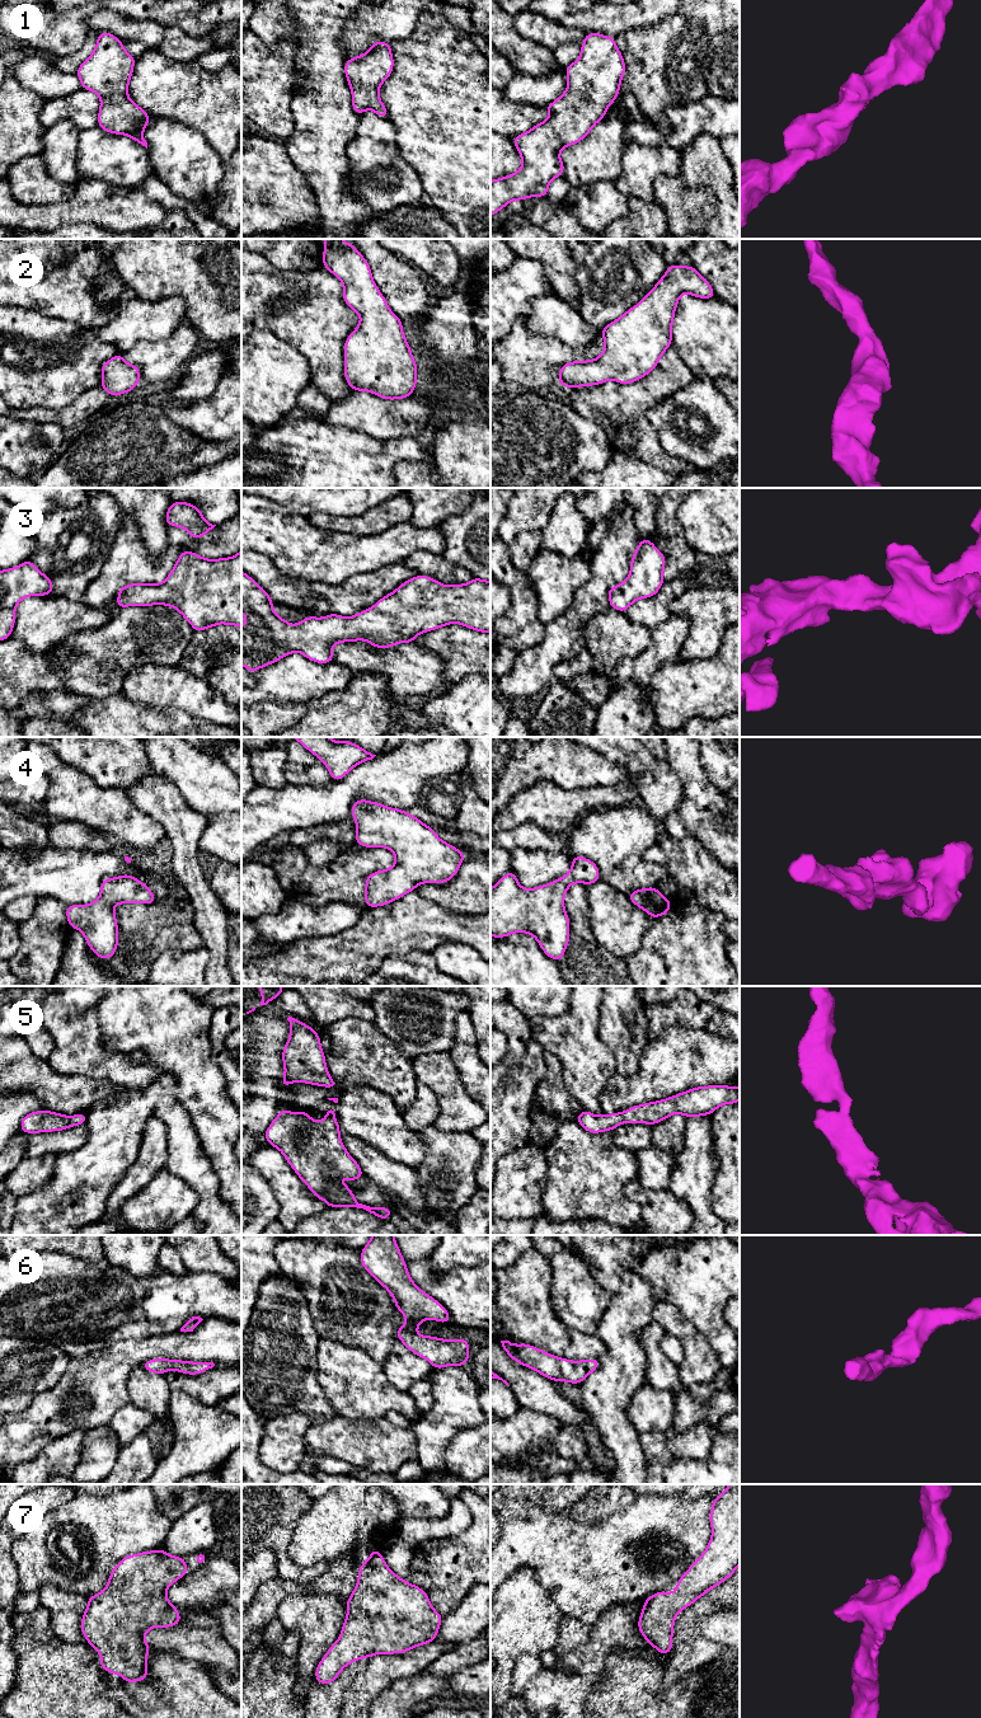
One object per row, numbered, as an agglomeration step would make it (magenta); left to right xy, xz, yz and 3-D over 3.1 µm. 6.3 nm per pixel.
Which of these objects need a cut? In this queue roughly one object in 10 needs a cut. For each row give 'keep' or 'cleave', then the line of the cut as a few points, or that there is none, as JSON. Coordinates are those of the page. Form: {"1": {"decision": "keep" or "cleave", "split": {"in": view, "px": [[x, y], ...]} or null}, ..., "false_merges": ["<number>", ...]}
{"1": {"decision": "keep", "split": null}, "2": {"decision": "keep", "split": null}, "3": {"decision": "keep", "split": null}, "4": {"decision": "keep", "split": null}, "5": {"decision": "keep", "split": null}, "6": {"decision": "keep", "split": null}, "7": {"decision": "keep", "split": null}, "false_merges": []}

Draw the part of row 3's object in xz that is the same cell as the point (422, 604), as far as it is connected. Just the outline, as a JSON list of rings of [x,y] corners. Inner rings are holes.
[[[241,571],[241,612],[245,616],[245,624],[241,626],[241,665],[249,672],[272,665],[294,652],[300,652],[316,663],[329,663],[334,662],[332,649],[335,643],[367,640],[375,648],[390,648],[398,643],[413,643],[421,633],[428,633],[454,623],[477,632],[490,633],[490,581],[471,578],[464,585],[446,586],[432,577],[418,574],[403,582],[370,609],[353,616],[344,618],[330,612],[325,618],[306,616],[299,624],[292,625],[273,611],[273,602],[268,592]]]

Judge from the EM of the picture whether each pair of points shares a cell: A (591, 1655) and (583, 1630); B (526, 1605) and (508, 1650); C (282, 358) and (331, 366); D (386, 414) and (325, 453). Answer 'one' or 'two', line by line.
A: two
B: one
C: two
D: two

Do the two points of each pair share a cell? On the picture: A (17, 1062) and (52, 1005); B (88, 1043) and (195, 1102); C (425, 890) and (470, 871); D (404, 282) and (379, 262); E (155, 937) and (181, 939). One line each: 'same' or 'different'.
A: different
B: different
C: same
D: same
E: same

